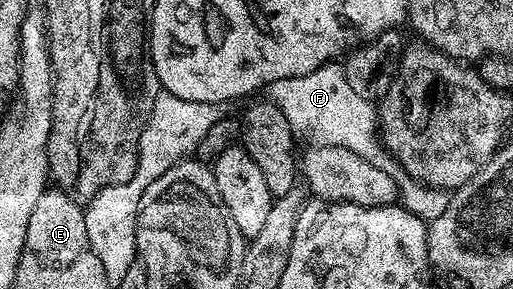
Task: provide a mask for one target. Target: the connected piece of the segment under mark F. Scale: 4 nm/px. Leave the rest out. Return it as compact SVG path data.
M331 62L312 74L272 82L268 86L268 96L282 111L284 118L288 118L295 133L311 132L323 144L344 146L346 150L352 150L352 154L360 154L364 162L380 166L380 170L389 176L394 176L400 168L382 143L377 107L373 103L370 105L363 93L348 86L346 70L341 63Z

